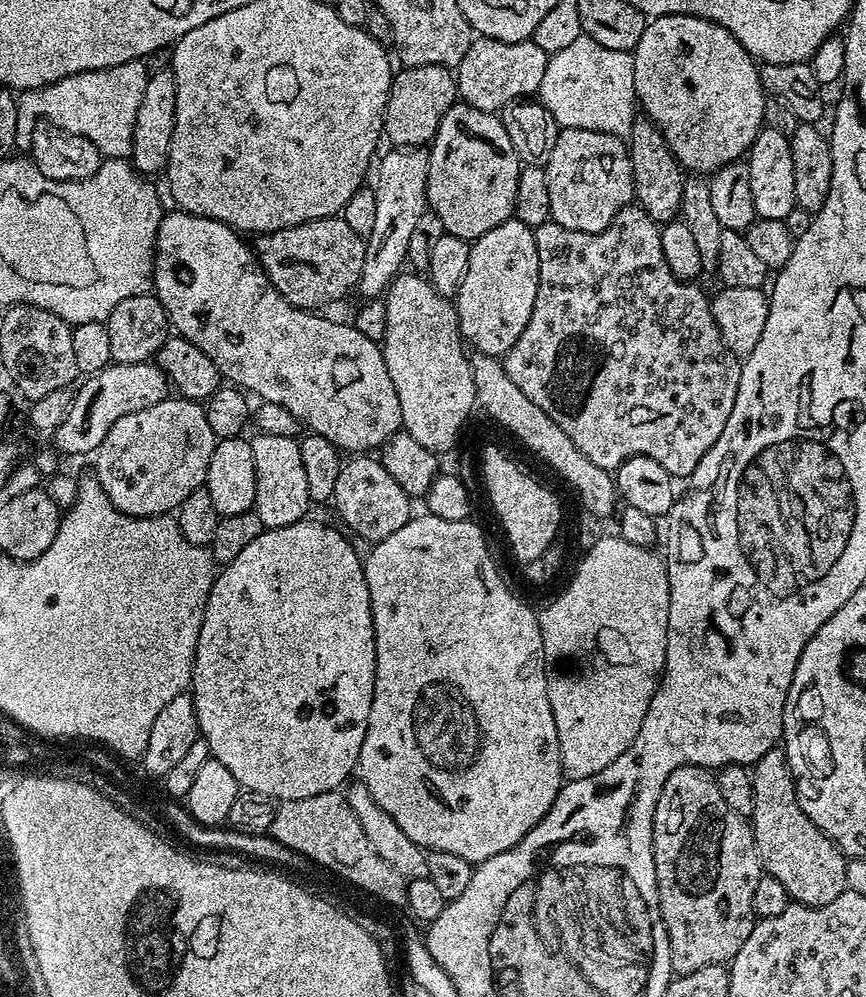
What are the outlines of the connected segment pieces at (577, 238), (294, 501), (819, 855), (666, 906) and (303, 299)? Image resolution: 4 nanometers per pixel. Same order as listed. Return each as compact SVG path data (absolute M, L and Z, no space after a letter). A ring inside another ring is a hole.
M633 202L628 204L606 226L606 230L586 234L578 230L566 230L561 224L547 222L534 228L536 245L538 246L538 294L534 302L534 310L530 314L530 322L526 322L526 330L514 342L509 352L504 353L502 363L504 372L534 402L534 406L542 406L566 434L570 434L570 442L594 462L594 466L614 470L622 462L635 456L649 456L654 462L666 466L666 470L673 478L691 477L692 472L702 462L706 450L718 442L722 429L730 418L730 410L734 410L734 398L738 398L740 385L741 361L722 342L718 326L714 322L714 314L709 297L699 288L699 283L680 280L670 270L666 258L662 254L660 241L661 225L651 220L646 210Z
M265 432L251 437L256 475L254 510L262 518L265 529L285 528L309 515L310 501L306 490L306 470L302 466L302 450L296 438L282 438Z
M777 746L762 754L762 758L758 758L758 762L751 765L750 771L754 782L754 810L750 823L763 871L778 878L778 882L786 886L789 901L805 904L811 908L834 902L834 898L838 898L838 894L842 894L848 888L846 878L848 860L836 843L825 832L818 830L818 826L814 826L814 822L810 822L810 818L806 818L806 814L800 809L796 797L796 780L792 776L788 755L785 754L783 747Z
M696 876L696 884L700 884L700 896L692 896L692 900L688 900L684 884L676 884L676 880L672 880L672 884L668 884L668 880L656 880L660 916L667 930L675 975L693 973L710 964L729 963L749 938L756 921L751 916L744 920L744 912L736 912L732 904L716 904L716 884L712 884L708 876Z
M334 215L257 235L254 251L256 259L264 267L265 274L278 290L278 294L282 294L282 298L286 298L296 308L320 310L323 304L342 299L351 288L353 291L359 285L362 262L366 258L365 243L365 237L354 234L354 230L350 230L350 226L346 226L339 215Z

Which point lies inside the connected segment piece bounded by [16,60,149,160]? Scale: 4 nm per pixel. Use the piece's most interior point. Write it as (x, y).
(100, 105)

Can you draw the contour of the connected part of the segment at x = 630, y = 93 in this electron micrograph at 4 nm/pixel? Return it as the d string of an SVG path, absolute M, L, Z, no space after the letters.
M582 34L574 38L570 46L549 55L546 74L542 74L538 100L546 110L550 110L550 114L561 128L598 130L611 136L627 138L631 136L634 122L638 119L638 101L634 90L634 58L631 52L598 46L594 38Z

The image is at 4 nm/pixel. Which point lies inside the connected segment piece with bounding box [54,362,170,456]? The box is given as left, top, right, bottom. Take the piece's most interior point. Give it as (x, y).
(119, 389)

